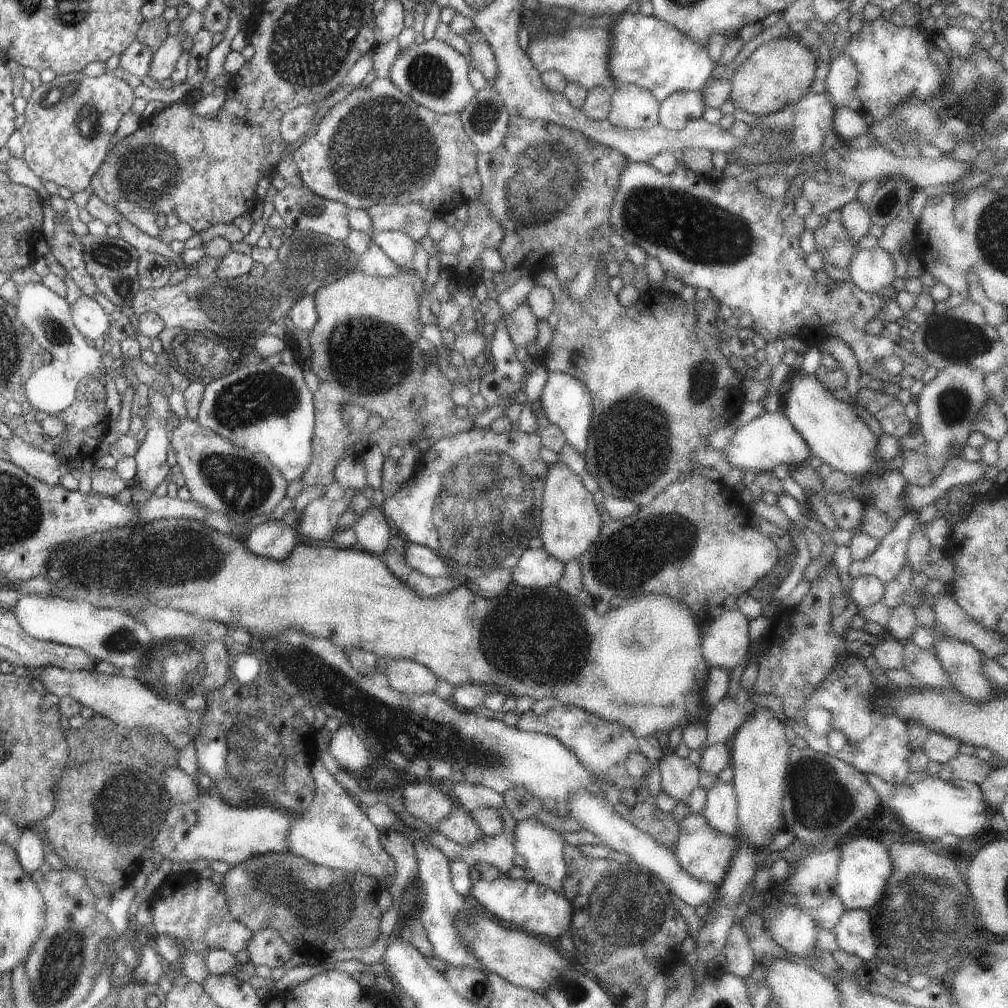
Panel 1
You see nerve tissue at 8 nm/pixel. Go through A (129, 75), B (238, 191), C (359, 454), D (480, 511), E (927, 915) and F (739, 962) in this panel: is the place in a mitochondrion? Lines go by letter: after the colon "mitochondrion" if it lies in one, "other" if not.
A: other
B: other
C: other
D: mitochondrion
E: mitochondrion
F: other

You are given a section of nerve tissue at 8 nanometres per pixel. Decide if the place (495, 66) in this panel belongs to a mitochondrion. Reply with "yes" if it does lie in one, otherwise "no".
no

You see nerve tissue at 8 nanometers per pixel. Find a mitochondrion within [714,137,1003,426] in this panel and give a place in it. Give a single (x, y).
(957, 340)

